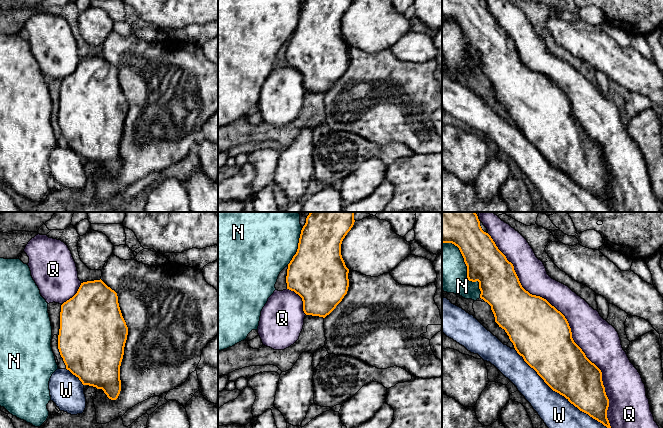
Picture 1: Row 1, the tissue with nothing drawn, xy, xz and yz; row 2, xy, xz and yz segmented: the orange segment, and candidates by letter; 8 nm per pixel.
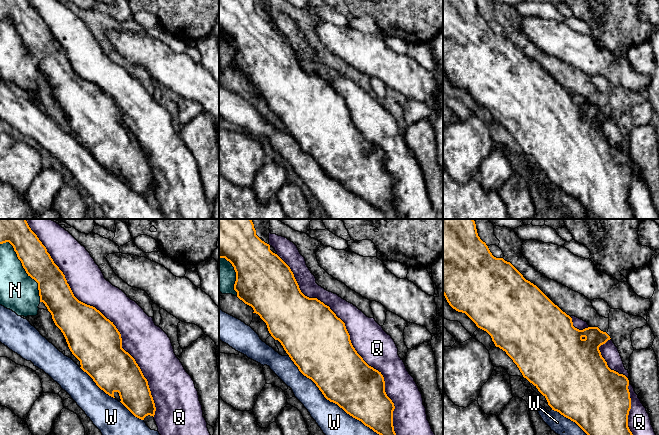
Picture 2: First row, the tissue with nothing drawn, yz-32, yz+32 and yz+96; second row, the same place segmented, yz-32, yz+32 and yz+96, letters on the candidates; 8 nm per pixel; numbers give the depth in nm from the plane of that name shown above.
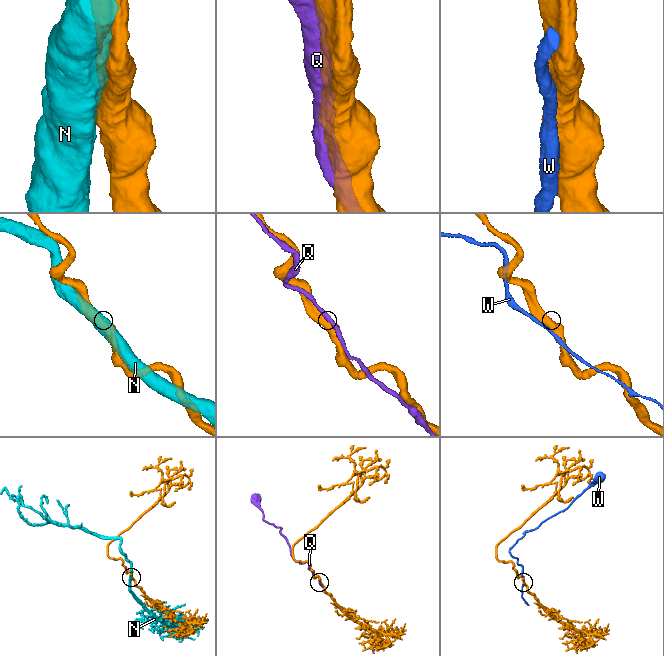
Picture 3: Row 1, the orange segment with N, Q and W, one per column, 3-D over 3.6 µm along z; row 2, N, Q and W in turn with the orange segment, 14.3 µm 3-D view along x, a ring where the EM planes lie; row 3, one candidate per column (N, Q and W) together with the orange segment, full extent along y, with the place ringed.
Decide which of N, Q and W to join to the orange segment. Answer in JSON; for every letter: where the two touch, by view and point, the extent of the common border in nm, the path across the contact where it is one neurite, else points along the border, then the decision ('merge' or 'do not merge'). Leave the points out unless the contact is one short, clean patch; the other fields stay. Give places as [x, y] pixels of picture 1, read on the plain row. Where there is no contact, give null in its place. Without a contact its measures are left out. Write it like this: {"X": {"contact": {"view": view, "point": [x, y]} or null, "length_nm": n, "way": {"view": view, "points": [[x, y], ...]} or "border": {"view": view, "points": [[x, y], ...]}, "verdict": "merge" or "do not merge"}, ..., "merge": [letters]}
{"N": {"contact": {"view": "yz", "point": [467, 44]}, "length_nm": 550, "verdict": "do not merge"}, "Q": {"contact": {"view": "yz", "point": [570, 104]}, "length_nm": 1900, "verdict": "merge"}, "W": {"contact": {"view": "yz", "point": [563, 171]}, "length_nm": 1050, "verdict": "do not merge"}, "merge": ["Q"]}

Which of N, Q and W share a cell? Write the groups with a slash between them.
N W / Q

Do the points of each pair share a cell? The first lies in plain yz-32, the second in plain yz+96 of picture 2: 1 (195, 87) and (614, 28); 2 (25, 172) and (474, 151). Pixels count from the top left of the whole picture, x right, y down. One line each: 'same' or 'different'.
1: different
2: same

